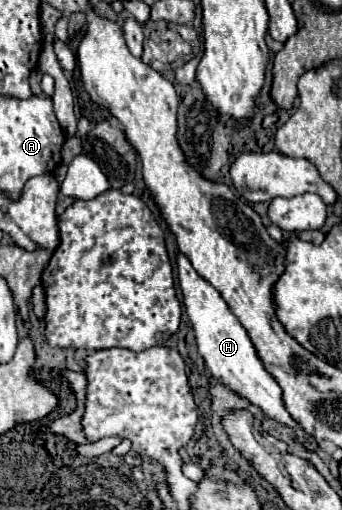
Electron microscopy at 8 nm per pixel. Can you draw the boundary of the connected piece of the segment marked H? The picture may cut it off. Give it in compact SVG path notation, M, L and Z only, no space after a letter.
M178 252L176 256L176 266L178 266L178 282L182 282L182 296L184 296L184 306L186 306L186 314L188 320L194 328L196 334L196 344L198 344L198 352L202 354L208 372L214 378L224 380L224 384L228 388L232 388L234 392L238 392L240 396L248 398L252 404L260 406L264 410L266 416L284 422L290 428L296 428L296 434L300 438L300 442L310 448L316 450L316 444L312 442L312 438L298 426L298 422L288 414L288 410L284 408L282 402L282 390L280 386L274 382L274 378L266 372L266 368L262 366L254 344L248 336L248 332L244 330L244 326L238 322L238 318L230 312L228 304L224 302L224 298L220 296L220 292L206 282L190 264L190 260Z

